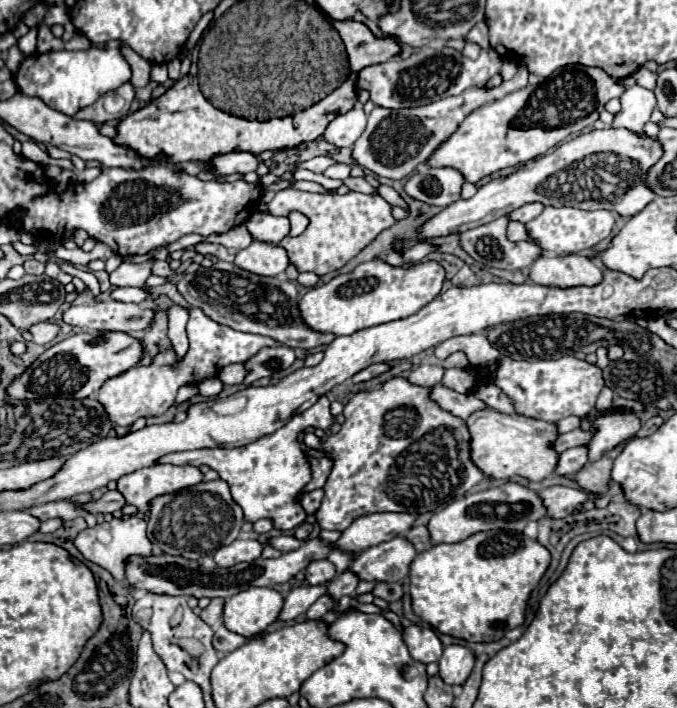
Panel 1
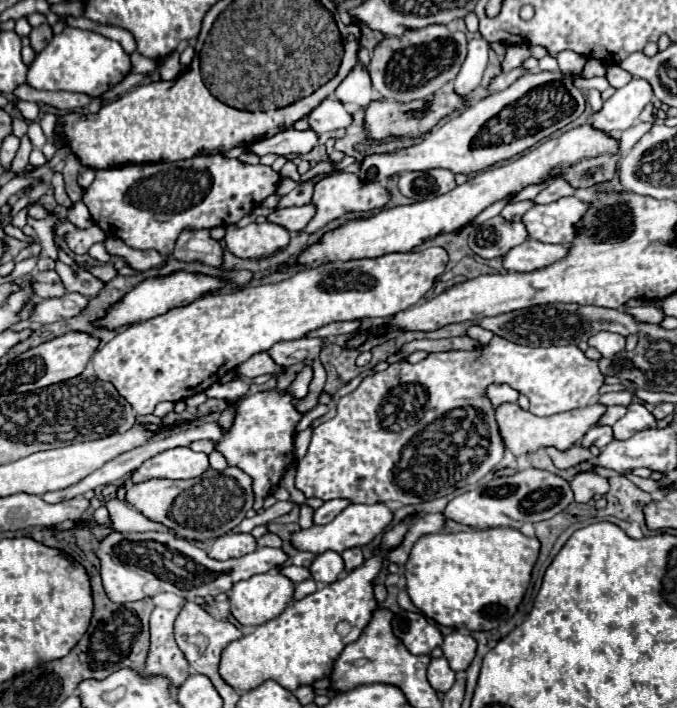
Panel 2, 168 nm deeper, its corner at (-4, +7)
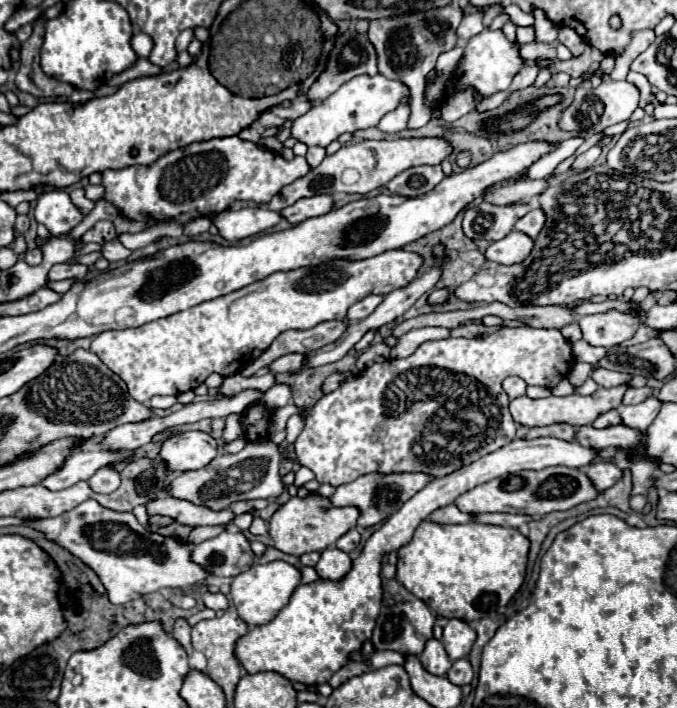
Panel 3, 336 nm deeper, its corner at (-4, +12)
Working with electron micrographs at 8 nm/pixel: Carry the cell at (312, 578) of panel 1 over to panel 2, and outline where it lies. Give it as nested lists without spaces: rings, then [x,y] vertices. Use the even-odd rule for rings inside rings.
[[[325,551],[313,559],[311,575],[317,583],[333,583],[339,579],[339,575],[345,571],[343,559],[339,553]]]

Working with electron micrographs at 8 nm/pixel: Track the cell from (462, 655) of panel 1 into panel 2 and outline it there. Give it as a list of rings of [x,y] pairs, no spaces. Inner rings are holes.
[[[453,631],[445,637],[441,647],[443,647],[445,659],[449,661],[449,667],[453,671],[463,671],[473,661],[477,643],[471,635],[465,635],[465,631]]]

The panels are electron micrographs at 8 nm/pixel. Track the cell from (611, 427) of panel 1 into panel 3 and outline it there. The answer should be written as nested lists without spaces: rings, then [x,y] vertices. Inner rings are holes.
[[[651,396],[645,402],[635,404],[635,406],[619,406],[619,414],[621,414],[621,420],[625,426],[645,432],[657,418],[659,408],[661,408],[661,402]]]

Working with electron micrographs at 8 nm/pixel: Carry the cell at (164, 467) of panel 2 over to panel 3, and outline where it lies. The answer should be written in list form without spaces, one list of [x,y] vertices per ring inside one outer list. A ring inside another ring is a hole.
[[[183,432],[163,442],[159,458],[171,472],[199,470],[217,456],[217,442],[207,432]]]

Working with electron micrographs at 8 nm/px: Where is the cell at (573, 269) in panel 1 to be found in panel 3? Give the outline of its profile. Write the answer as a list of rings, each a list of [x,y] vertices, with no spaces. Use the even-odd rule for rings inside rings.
[[[511,232],[505,240],[493,242],[485,252],[485,258],[499,264],[517,264],[523,262],[533,248],[533,240],[523,232]]]

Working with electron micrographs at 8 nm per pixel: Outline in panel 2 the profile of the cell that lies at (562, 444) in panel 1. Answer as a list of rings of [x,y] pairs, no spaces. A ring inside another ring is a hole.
[[[613,405],[605,411],[605,415],[601,417],[599,425],[615,425],[623,415],[627,413],[627,407],[625,405]]]

